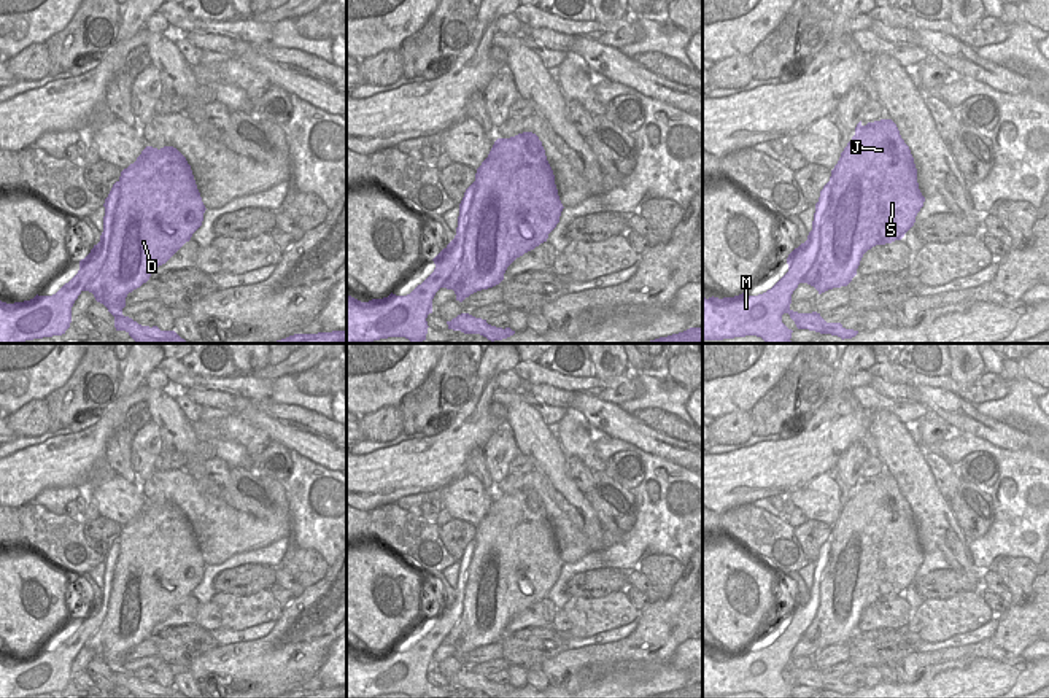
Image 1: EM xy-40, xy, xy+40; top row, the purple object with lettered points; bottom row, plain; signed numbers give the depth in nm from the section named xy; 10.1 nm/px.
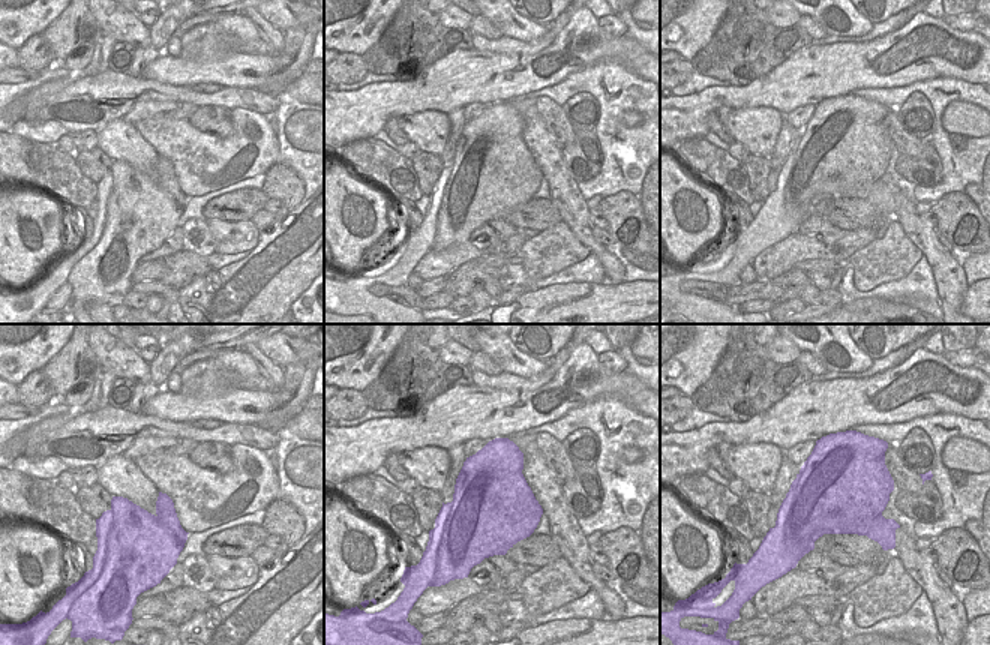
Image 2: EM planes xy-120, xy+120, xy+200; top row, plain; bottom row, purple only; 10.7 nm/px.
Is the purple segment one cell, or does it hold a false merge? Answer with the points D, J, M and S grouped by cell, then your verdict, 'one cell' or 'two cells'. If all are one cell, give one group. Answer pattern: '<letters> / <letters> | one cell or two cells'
D J S / M | two cells

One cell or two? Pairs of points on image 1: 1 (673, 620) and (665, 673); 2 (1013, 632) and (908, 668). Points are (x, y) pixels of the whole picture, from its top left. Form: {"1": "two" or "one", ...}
{"1": "two", "2": "one"}

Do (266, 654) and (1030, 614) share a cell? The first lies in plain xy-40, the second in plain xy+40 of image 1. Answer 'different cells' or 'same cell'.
same cell

